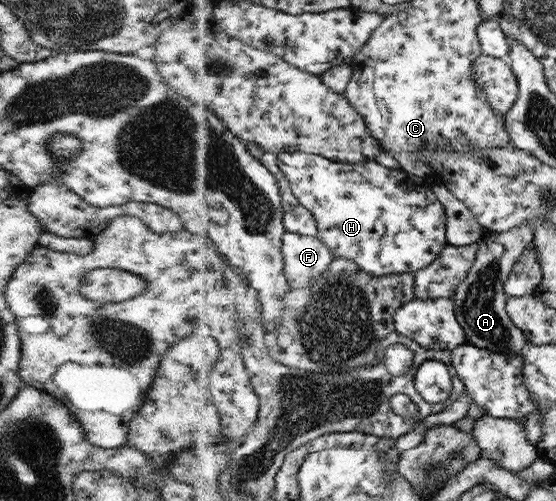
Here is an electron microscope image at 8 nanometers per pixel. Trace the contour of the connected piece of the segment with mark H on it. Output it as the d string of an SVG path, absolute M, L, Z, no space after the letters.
M296 151L280 154L278 160L279 168L291 183L294 195L302 205L310 209L312 216L316 218L319 230L317 236L335 253L336 258L355 260L357 264L360 264L360 267L376 276L394 273L416 273L418 270L424 269L430 266L431 263L434 263L435 259L439 257L440 252L443 252L443 247L447 245L444 235L444 223L446 223L446 218L444 218L444 204L437 198L432 185L424 184L423 177L413 177L403 168L388 169L388 167L384 167L384 165L380 165L380 163L376 163L374 160L362 163L342 163L320 155Z

